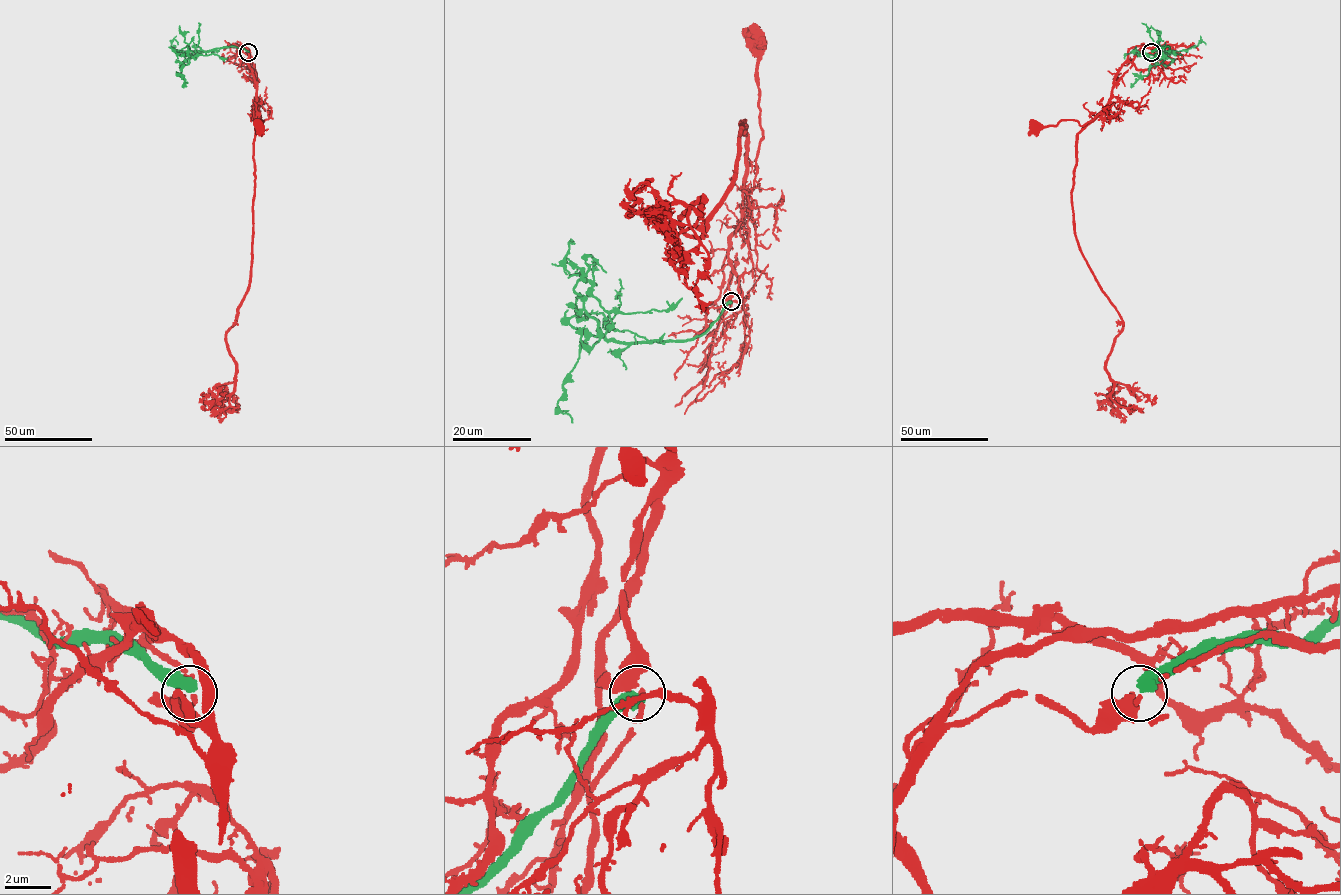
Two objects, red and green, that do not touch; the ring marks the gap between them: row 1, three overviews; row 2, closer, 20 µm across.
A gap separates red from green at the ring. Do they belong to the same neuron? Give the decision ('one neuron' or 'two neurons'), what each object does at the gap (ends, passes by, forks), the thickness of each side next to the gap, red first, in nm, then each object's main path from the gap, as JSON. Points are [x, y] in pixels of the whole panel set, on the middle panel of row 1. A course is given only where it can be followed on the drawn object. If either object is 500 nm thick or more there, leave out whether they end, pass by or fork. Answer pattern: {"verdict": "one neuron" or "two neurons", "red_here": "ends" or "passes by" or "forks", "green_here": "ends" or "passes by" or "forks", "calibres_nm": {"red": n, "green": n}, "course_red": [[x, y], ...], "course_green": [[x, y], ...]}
{"verdict": "two neurons", "calibres_nm": {"red": 100, "green": 600}, "course_red": [[731, 301], [734, 268], [724, 290], [723, 261], [748, 214], [763, 136], [752, 36]], "course_green": [[731, 301], [692, 339], [608, 340], [610, 317], [592, 284], [564, 269], [572, 240]]}

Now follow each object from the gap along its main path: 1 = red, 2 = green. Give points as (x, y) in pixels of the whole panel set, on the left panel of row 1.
1: (248, 52), (245, 46), (256, 85), (256, 111), (261, 126), (263, 122), (260, 120), (260, 126), (258, 124)
2: (248, 52), (236, 47), (216, 48), (194, 51), (195, 59), (174, 51), (178, 59)

